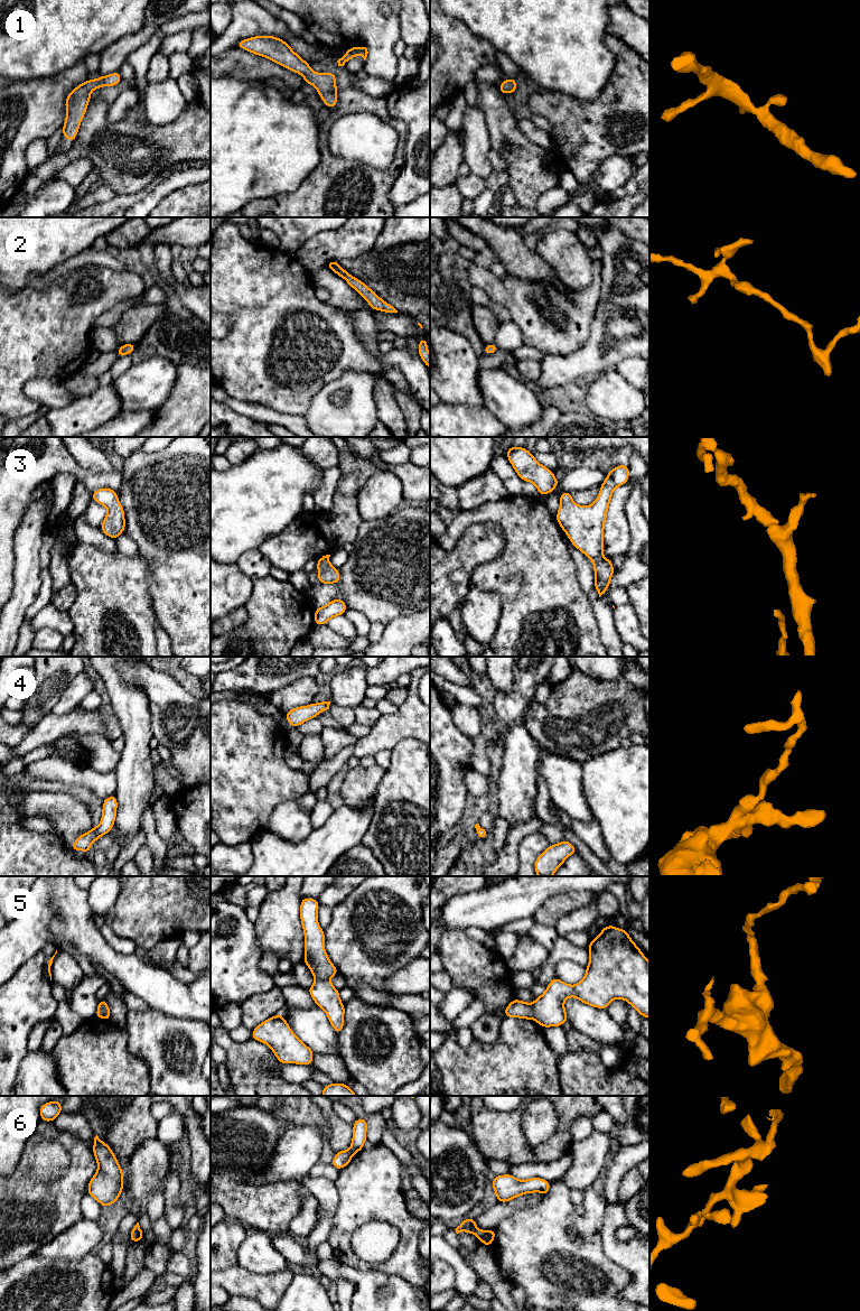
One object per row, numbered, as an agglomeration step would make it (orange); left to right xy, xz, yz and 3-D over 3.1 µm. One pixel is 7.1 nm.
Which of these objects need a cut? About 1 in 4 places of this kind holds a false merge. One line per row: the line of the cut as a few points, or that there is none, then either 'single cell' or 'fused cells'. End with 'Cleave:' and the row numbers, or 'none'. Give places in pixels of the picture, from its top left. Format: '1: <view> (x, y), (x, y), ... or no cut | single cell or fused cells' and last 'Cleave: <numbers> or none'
1: no cut | single cell
2: no cut | single cell
3: no cut | single cell
4: no cut | single cell
5: yz (532, 1004), (534, 1017) | fused cells
6: yz (486, 1232), (483, 1242) | fused cells
Cleave: 5, 6

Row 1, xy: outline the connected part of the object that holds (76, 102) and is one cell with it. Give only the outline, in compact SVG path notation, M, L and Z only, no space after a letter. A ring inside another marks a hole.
M118 71L110 75L101 75L96 80L90 78L68 93L65 101L66 118L62 128L63 138L68 138L72 143L75 141L81 122L87 110L92 91L102 86L115 86L121 80L120 72Z

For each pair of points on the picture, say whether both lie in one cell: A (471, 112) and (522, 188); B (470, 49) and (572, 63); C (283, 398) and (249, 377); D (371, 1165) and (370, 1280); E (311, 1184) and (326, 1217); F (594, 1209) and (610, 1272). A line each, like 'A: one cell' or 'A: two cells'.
A: two cells
B: two cells
C: one cell
D: two cells
E: one cell
F: one cell

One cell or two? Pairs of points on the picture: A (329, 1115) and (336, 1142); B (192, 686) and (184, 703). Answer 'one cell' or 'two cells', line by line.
A: one cell
B: two cells

